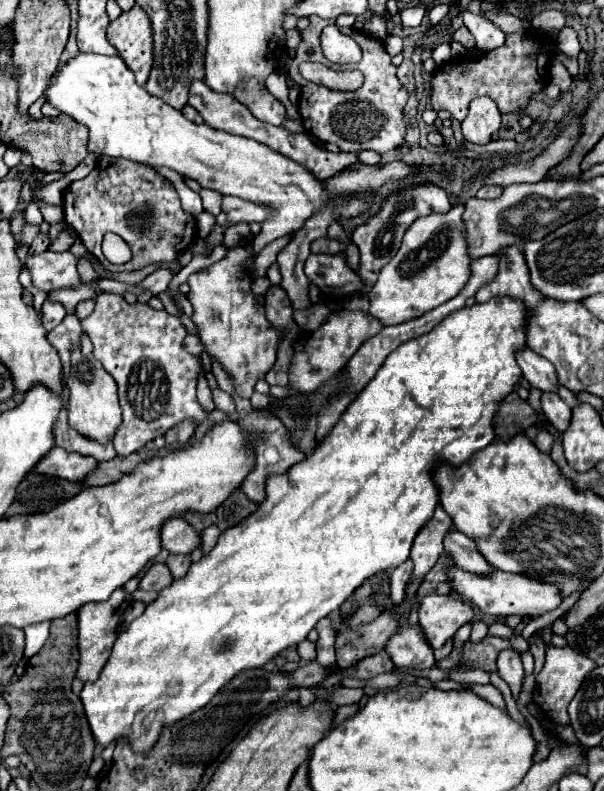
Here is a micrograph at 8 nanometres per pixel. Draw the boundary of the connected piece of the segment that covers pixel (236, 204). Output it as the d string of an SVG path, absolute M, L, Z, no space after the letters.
M224 197L222 199L222 211L228 215L226 225L252 223L252 221L262 223L266 219L266 215L268 215L268 209L264 209L262 205L248 203L248 201L240 199L240 197Z

